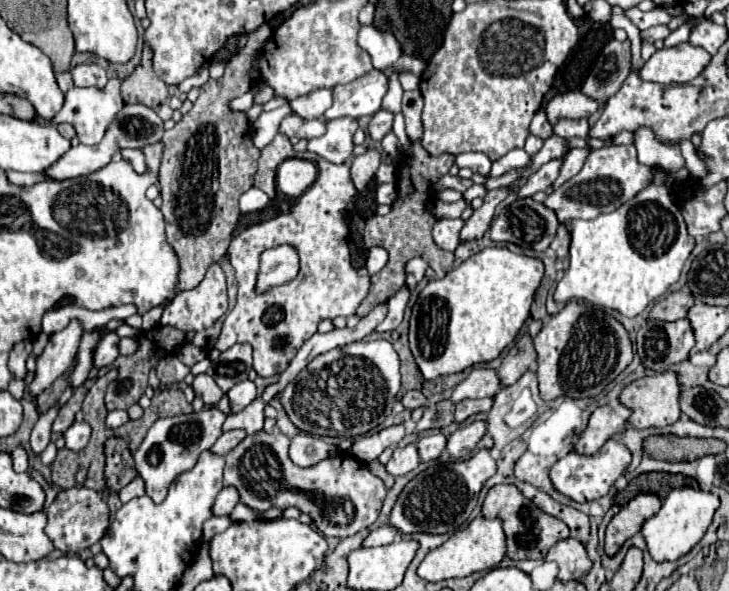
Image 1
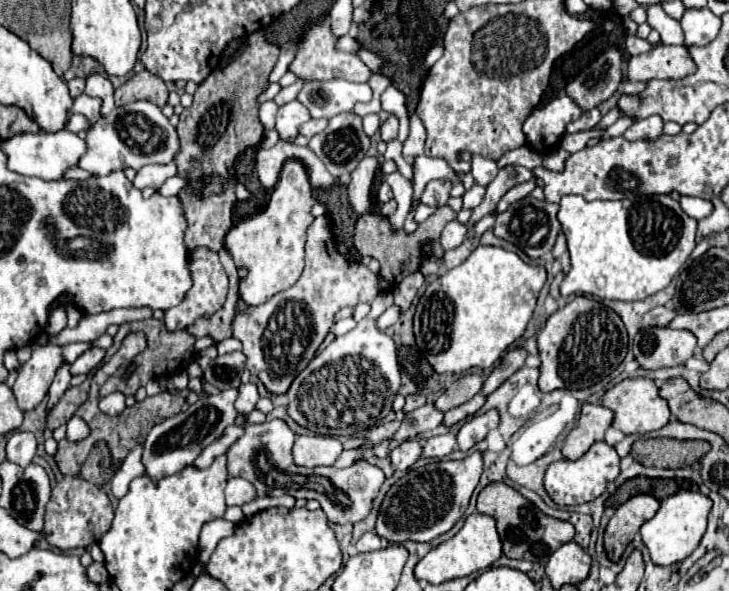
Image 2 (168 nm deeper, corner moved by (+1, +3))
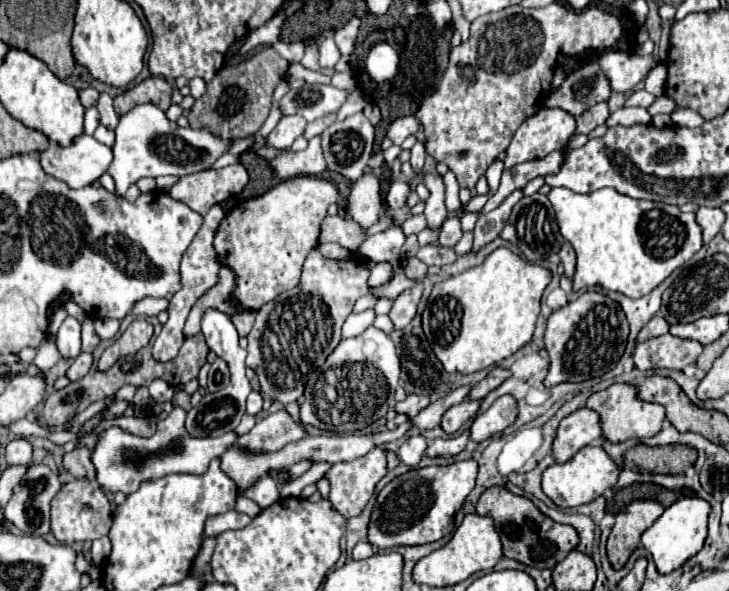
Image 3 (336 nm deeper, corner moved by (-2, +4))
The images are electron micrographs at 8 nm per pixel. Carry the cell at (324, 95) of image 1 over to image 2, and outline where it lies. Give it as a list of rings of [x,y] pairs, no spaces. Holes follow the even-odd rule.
[[[298,100],[282,106],[276,116],[276,132],[280,134],[280,140],[298,136],[298,128],[308,120],[310,120],[308,108],[302,106]]]

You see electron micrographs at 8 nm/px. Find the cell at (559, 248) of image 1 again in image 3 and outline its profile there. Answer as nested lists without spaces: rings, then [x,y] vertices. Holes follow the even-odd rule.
[[[565,241],[563,247],[560,248],[558,255],[560,257],[561,265],[564,268],[563,274],[567,278],[573,278],[576,268],[576,254],[573,247]]]

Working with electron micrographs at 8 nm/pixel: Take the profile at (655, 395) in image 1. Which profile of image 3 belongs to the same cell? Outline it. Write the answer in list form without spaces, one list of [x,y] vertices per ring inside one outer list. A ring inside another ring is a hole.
[[[613,383],[605,391],[593,393],[587,399],[587,407],[595,409],[601,415],[603,435],[607,441],[613,441],[613,443],[657,435],[663,427],[663,421],[665,421],[665,407],[659,403],[641,401],[637,387],[629,385],[629,383]]]

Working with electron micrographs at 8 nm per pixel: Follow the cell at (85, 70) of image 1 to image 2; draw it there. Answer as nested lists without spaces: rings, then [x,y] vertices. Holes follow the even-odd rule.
[[[92,74],[86,78],[86,90],[84,94],[88,96],[96,96],[96,98],[102,98],[102,110],[100,114],[102,116],[108,116],[108,112],[112,112],[114,108],[114,88],[110,84],[108,78],[100,76],[100,74]]]

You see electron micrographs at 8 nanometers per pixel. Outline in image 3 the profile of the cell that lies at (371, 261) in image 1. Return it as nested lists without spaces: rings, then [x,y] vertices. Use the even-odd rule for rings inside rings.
[[[377,263],[373,269],[371,269],[371,277],[369,277],[369,283],[371,285],[379,285],[379,283],[385,283],[393,273],[393,267],[389,263]]]

